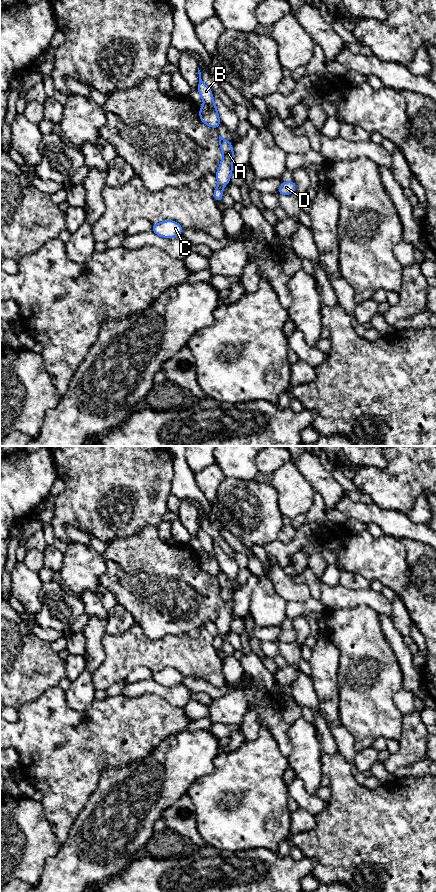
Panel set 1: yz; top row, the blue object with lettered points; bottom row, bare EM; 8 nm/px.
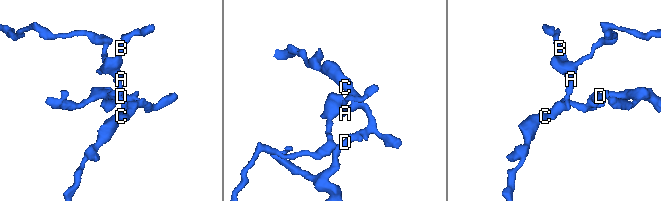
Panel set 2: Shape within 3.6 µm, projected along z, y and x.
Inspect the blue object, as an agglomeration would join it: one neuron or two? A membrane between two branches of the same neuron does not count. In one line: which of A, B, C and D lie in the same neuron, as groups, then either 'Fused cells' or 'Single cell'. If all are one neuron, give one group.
Groups: A B C D. Single cell

